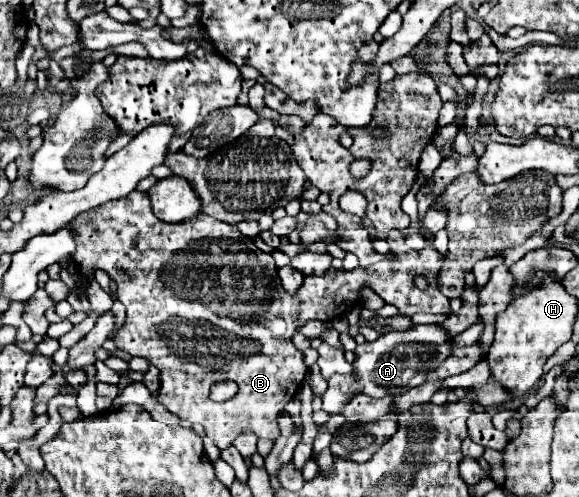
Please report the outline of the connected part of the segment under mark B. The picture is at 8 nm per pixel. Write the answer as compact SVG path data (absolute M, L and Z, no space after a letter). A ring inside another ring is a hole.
M138 190L122 200L100 206L98 216L82 212L74 218L74 224L78 224L78 248L70 258L84 276L90 276L96 268L108 272L118 284L118 300L126 306L126 322L114 336L114 344L132 356L144 356L156 366L160 370L156 400L184 422L200 424L220 450L226 450L242 432L254 432L258 438L270 440L280 436L276 418L292 396L296 396L308 372L302 352L292 342L296 328L304 326L308 320L332 322L340 314L346 314L358 302L362 288L374 290L384 302L398 306L400 314L406 316L416 312L450 312L450 300L436 286L442 254L434 250L434 236L426 236L426 248L416 252L406 248L400 230L390 230L388 244L390 250L400 256L400 264L380 262L368 268L358 266L350 272L330 270L326 276L306 276L294 296L284 292L278 280L272 280L268 288L270 308L244 318L244 314L232 314L220 300L208 300L198 286L194 290L192 286L202 284L202 280L190 282L186 270L176 270L178 266L172 262L174 252L186 252L188 246L208 240L211 228L233 229L236 225L214 220L206 214L178 224L160 222L150 208L148 194ZM418 272L430 276L430 288L426 292L414 288L414 276ZM196 358L210 358L212 362L204 366L196 362ZM222 380L238 384L238 398L212 402L208 398L210 388Z

